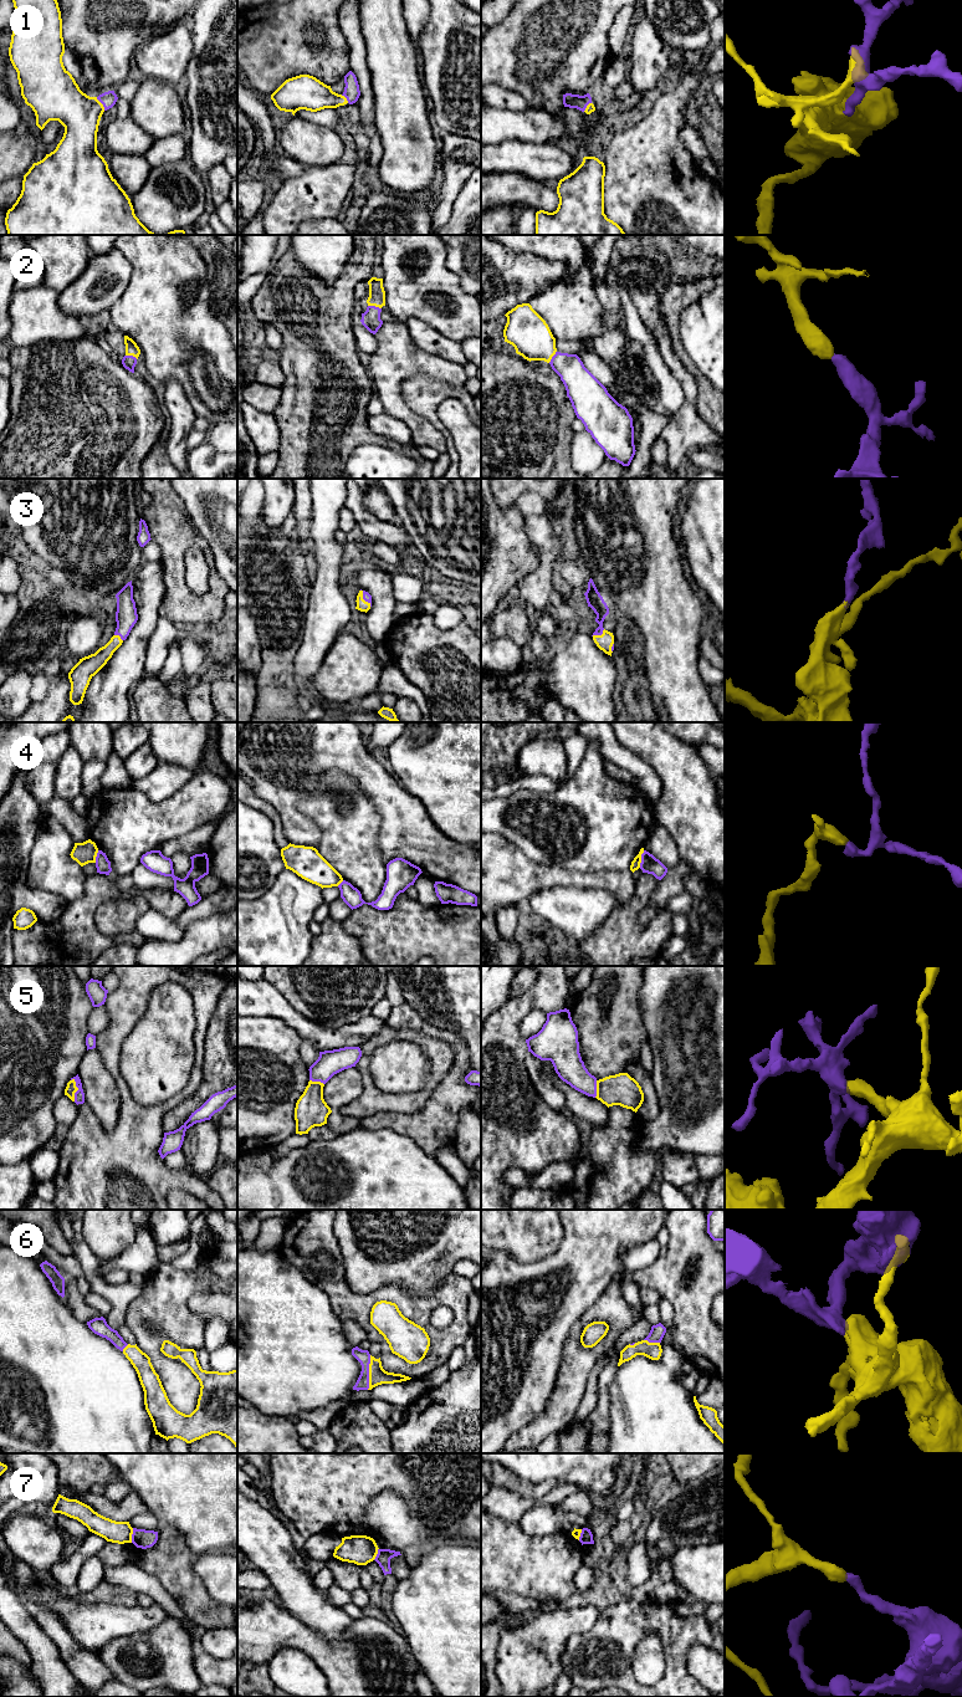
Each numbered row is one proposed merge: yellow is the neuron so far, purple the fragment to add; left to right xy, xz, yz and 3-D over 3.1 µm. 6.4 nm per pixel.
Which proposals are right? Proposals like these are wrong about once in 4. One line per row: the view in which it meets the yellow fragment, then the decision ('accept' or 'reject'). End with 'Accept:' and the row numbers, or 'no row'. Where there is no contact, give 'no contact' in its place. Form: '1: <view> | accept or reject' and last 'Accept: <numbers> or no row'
1: xy | accept
2: xz | accept
3: yz | accept
4: yz | reject
5: xy | accept
6: xz | accept
7: xy | reject
Accept: 1, 2, 3, 5, 6

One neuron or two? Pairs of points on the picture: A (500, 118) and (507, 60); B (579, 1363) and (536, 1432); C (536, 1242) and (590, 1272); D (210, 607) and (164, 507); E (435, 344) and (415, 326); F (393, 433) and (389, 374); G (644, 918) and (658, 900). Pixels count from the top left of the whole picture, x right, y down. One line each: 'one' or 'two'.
A: two
B: one
C: two
D: one
E: one
F: two
G: one

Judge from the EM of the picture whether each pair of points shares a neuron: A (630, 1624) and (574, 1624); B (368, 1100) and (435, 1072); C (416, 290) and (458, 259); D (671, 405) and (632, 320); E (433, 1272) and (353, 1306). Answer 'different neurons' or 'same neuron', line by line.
A: different neurons
B: same neuron
C: different neurons
D: same neuron
E: different neurons

